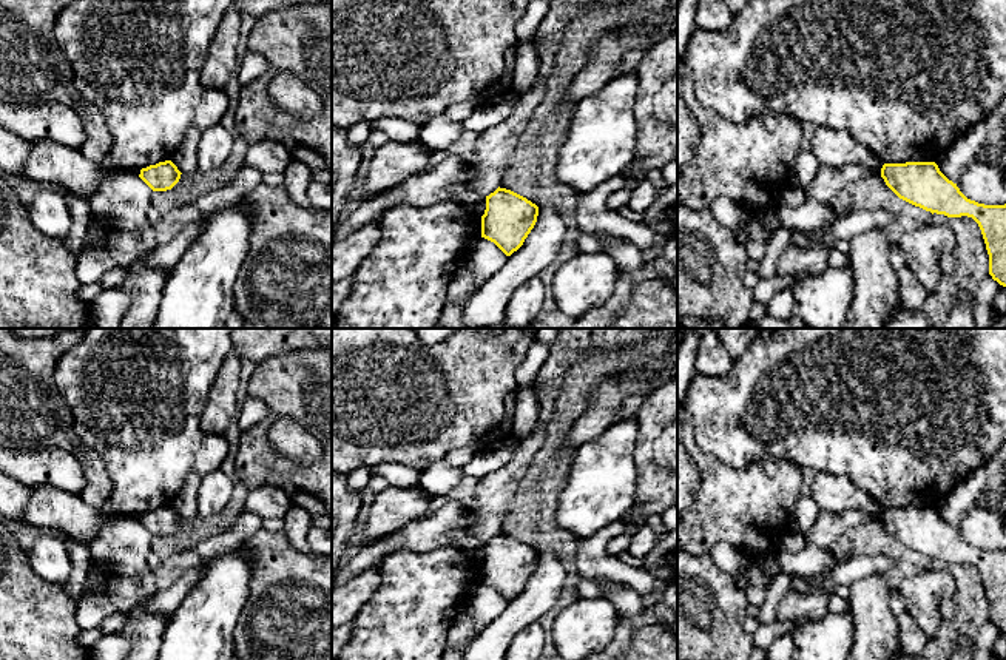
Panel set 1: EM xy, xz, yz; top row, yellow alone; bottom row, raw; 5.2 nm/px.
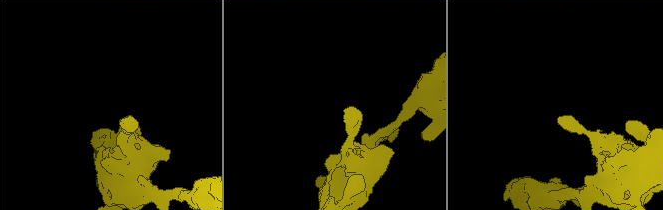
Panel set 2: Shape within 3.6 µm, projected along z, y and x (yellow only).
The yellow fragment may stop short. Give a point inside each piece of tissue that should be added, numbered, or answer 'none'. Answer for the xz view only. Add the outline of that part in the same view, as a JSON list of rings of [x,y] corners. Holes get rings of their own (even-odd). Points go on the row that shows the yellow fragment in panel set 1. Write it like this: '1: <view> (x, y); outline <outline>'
none

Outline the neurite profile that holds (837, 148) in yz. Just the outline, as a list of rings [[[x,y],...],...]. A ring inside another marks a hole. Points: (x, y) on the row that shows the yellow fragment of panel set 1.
[[[816,126],[812,136],[812,153],[821,165],[841,168],[846,165],[859,165],[864,168],[881,170],[883,162],[849,133],[829,126]]]

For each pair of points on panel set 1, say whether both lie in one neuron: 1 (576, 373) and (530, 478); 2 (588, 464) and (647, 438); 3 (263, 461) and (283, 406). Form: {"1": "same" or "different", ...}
{"1": "same", "2": "different", "3": "same"}

